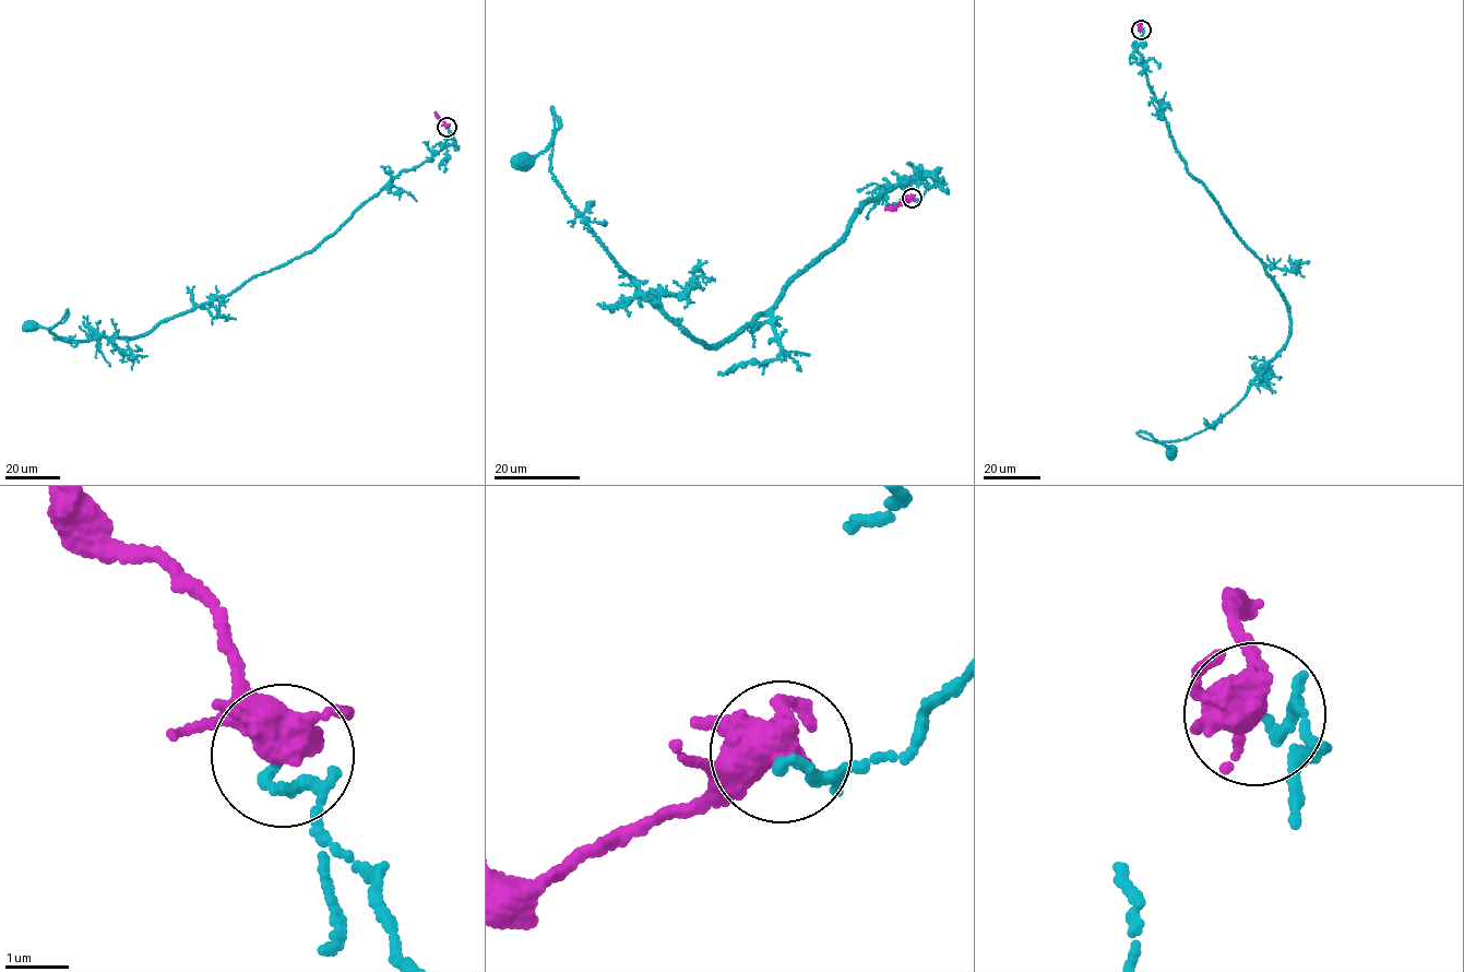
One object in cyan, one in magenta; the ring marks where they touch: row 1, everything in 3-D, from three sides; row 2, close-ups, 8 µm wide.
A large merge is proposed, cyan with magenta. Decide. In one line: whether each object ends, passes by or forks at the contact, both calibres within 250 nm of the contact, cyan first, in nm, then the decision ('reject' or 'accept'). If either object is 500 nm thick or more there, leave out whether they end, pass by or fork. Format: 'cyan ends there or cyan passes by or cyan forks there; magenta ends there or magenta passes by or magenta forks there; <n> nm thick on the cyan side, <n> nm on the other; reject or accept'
cyan passes by; magenta forks there; 130 nm thick on the cyan side, 420 nm on the other; reject

